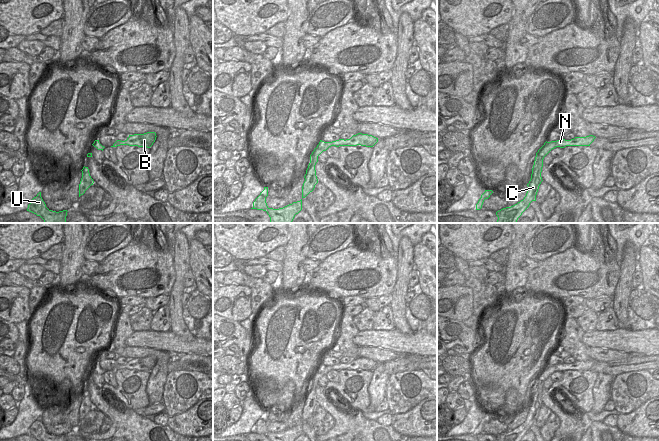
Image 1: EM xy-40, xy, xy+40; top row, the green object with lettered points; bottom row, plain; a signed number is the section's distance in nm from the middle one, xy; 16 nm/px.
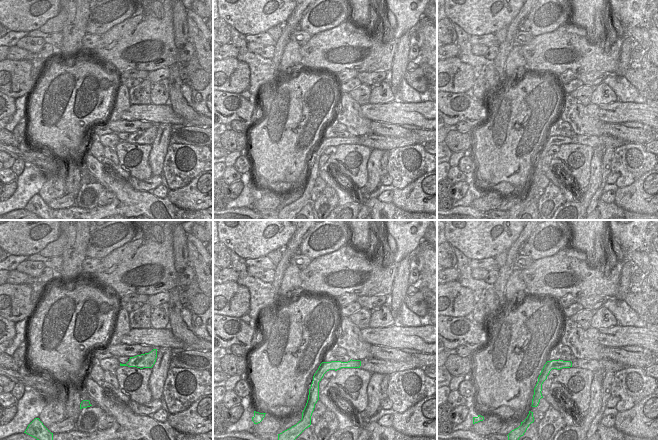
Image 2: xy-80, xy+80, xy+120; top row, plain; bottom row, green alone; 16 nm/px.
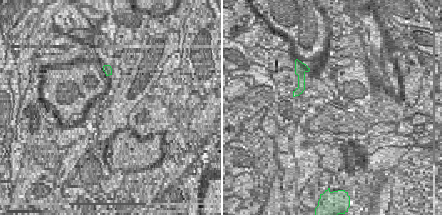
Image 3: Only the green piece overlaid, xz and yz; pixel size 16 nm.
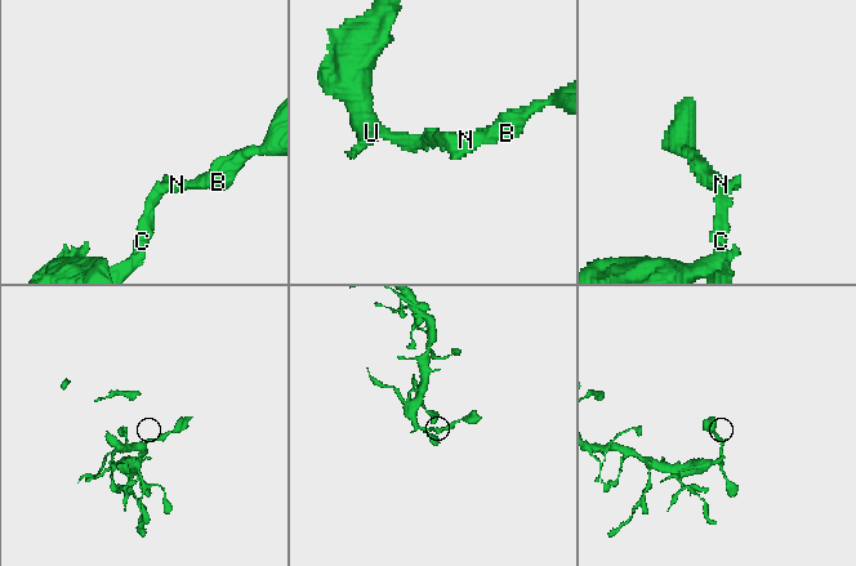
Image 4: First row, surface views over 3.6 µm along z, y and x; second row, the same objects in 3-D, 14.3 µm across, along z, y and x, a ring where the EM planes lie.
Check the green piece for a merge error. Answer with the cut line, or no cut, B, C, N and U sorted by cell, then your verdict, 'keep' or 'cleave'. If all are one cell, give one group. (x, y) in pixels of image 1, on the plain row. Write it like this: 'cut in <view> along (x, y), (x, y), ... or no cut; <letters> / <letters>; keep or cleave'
cut in xy along (317, 382), (314, 387), (309, 388); B N / C U; cleave

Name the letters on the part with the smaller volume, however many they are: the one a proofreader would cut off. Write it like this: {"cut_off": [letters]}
{"cut_off": ["B", "N"]}

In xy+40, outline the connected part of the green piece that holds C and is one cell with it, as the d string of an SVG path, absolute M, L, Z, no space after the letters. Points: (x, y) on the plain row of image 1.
M540 384L538 388L534 388L532 392L531 403L527 408L528 414L523 424L517 428L503 432L496 436L497 441L520 441L522 437L529 431L532 425L536 425L536 419L541 408L543 385Z

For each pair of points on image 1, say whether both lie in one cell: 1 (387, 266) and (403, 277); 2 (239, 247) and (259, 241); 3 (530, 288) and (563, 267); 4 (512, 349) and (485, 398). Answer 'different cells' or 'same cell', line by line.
1: different cells
2: same cell
3: same cell
4: same cell

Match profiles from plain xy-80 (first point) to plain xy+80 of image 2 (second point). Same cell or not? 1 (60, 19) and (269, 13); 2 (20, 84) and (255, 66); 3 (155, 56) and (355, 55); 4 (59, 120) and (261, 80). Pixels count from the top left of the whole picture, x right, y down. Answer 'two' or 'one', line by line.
1: two
2: two
3: one
4: two

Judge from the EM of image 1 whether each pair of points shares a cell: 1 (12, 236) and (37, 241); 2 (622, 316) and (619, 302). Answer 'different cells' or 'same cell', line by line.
1: same cell
2: same cell

